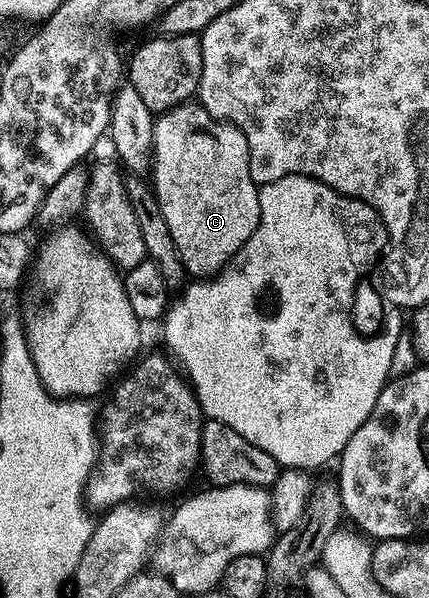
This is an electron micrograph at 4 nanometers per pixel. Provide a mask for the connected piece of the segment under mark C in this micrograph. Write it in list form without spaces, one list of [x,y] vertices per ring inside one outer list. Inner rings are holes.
[[[201,103],[177,105],[174,109],[170,109],[166,113],[160,113],[155,116],[152,184],[154,186],[156,199],[160,203],[160,211],[164,211],[164,220],[168,222],[168,231],[172,231],[172,243],[176,243],[178,258],[182,260],[182,266],[186,268],[187,274],[189,274],[191,278],[205,279],[207,277],[213,277],[215,273],[219,273],[219,271],[221,271],[222,268],[236,255],[236,251],[240,251],[240,247],[244,247],[244,243],[248,243],[250,236],[252,236],[258,229],[258,224],[262,218],[260,199],[258,198],[260,186],[252,179],[248,139],[244,139],[244,135],[235,125],[230,124],[230,122],[217,121],[217,119],[212,116]]]

